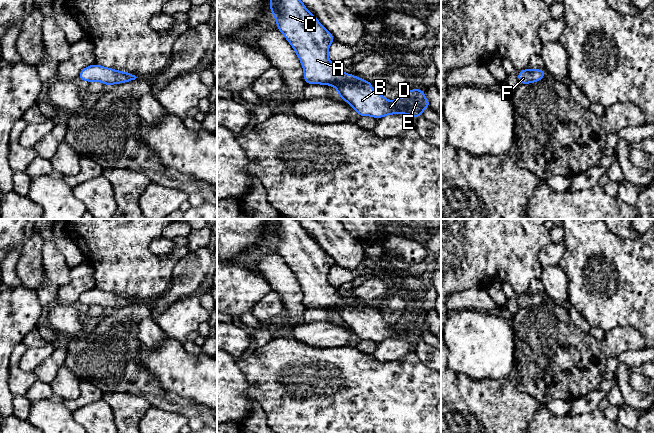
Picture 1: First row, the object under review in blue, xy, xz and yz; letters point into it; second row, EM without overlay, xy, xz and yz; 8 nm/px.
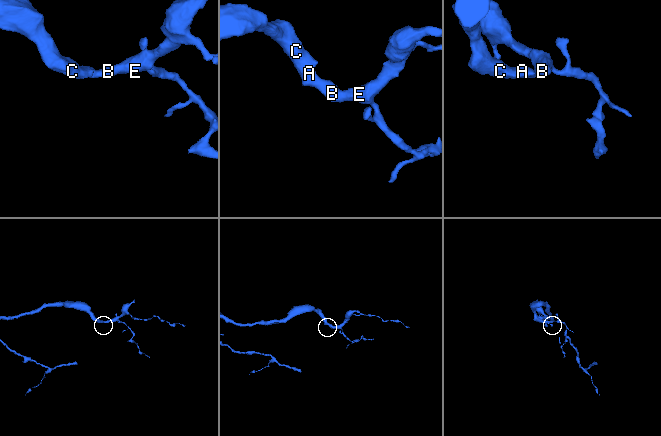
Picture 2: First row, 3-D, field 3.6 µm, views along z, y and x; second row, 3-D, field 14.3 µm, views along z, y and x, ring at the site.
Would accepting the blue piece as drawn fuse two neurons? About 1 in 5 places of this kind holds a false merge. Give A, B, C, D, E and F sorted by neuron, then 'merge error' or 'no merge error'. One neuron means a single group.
groups A B C D E F; no merge error

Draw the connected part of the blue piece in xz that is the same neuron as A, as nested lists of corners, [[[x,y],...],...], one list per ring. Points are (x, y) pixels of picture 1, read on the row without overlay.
[[[270,219],[270,234],[276,242],[277,253],[281,255],[294,272],[304,294],[304,305],[307,308],[331,309],[338,314],[338,319],[350,328],[359,340],[381,342],[390,338],[407,338],[412,341],[422,340],[423,334],[430,331],[421,313],[408,314],[394,325],[388,325],[382,318],[375,317],[372,306],[342,296],[339,291],[328,283],[328,273],[335,264],[317,242],[307,234],[296,219]]]

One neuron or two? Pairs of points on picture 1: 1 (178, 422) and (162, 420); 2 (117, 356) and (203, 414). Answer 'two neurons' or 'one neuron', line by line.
1: one neuron
2: one neuron

